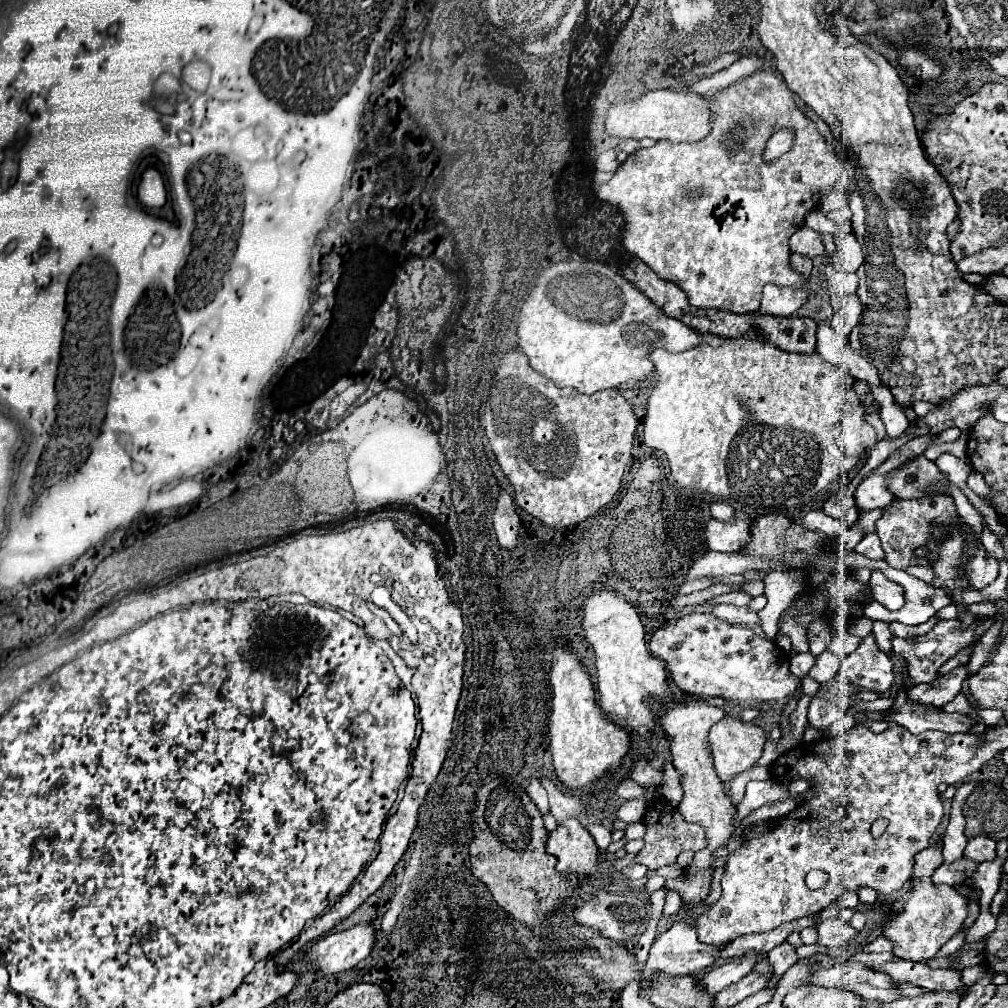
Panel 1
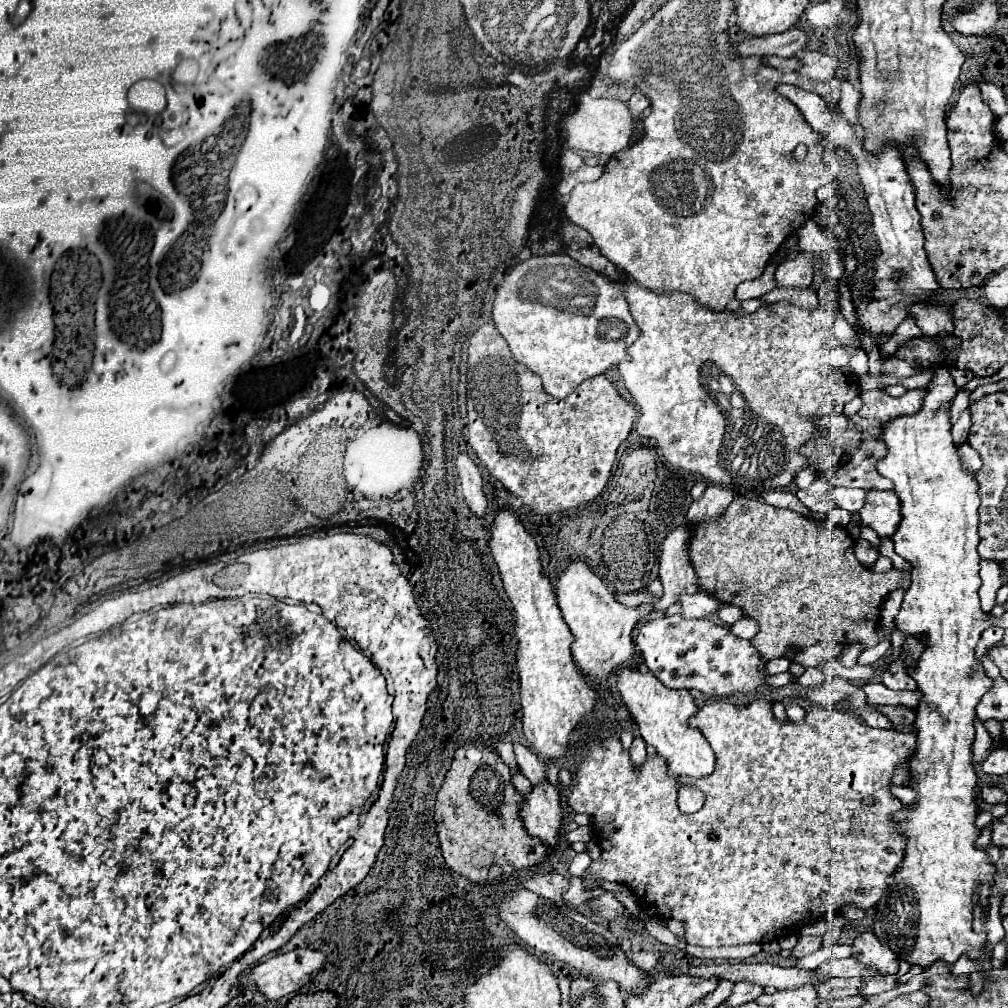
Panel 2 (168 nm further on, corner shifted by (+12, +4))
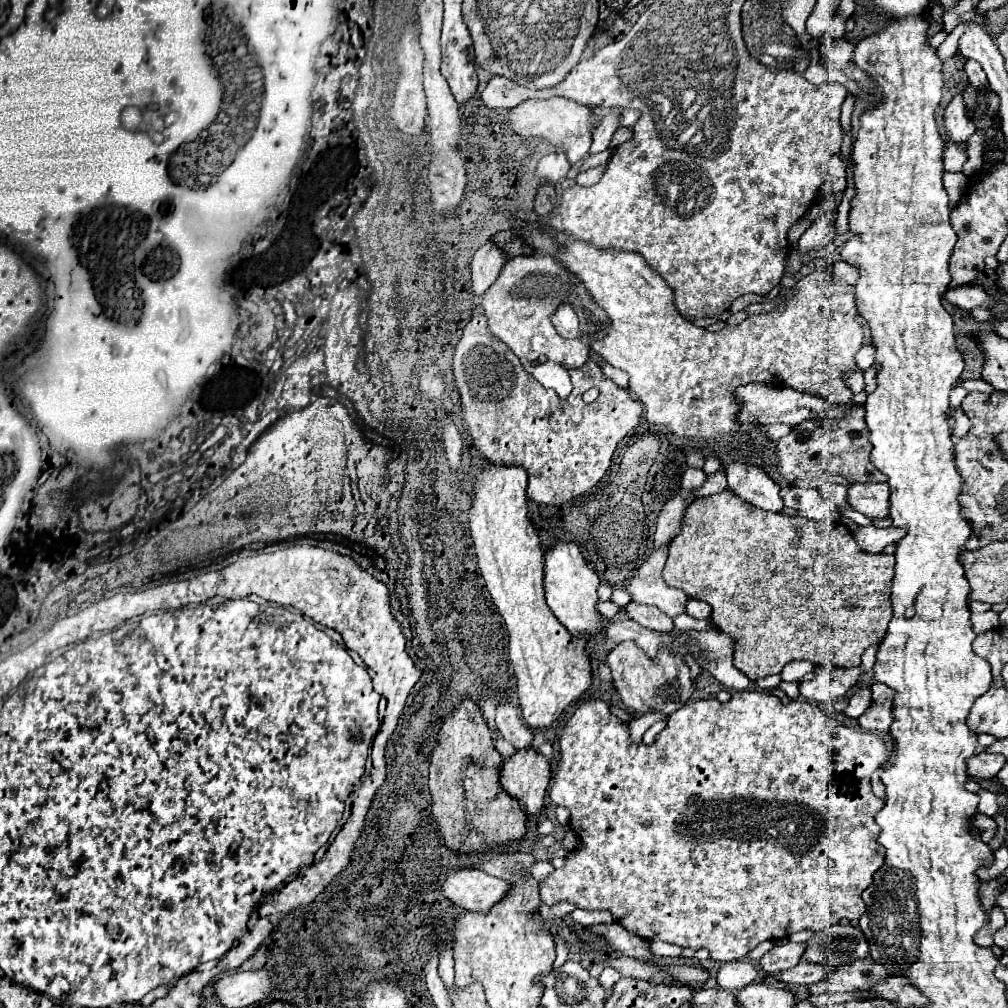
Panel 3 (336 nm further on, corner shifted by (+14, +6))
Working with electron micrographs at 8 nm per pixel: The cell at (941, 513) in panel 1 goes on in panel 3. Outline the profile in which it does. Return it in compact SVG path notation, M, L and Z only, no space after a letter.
M856 484L848 490L850 506L876 520L886 518L890 512L890 488L886 484Z

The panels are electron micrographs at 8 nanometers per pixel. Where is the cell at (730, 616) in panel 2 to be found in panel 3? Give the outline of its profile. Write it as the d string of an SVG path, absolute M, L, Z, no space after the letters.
M688 614L676 616L674 624L678 630L716 630L716 626L710 618L708 620L696 620L696 618L690 618Z

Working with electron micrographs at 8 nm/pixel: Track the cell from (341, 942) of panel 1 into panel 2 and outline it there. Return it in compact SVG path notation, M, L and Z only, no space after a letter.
M292 950L252 966L248 976L266 1000L278 1000L308 984L324 962L326 956L322 952Z

